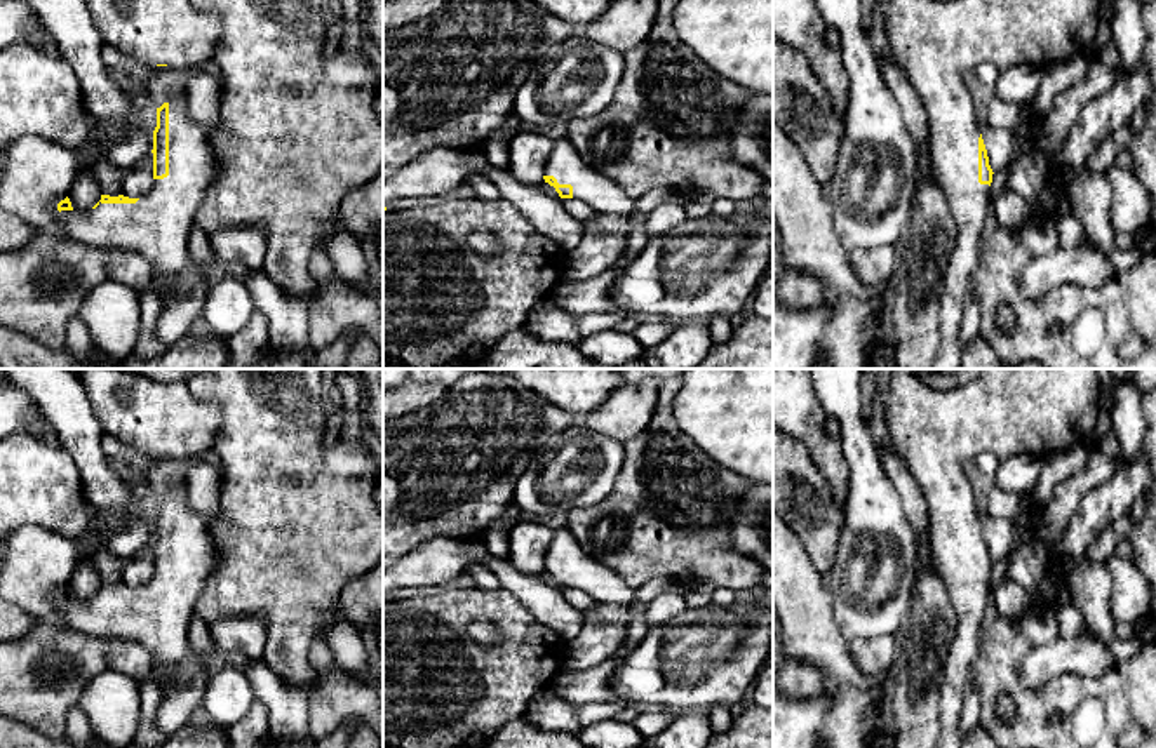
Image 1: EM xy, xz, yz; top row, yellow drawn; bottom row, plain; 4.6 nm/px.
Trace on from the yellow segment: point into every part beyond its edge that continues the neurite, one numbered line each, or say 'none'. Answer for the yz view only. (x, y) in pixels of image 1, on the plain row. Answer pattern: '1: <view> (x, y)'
1: yz (1008, 413)

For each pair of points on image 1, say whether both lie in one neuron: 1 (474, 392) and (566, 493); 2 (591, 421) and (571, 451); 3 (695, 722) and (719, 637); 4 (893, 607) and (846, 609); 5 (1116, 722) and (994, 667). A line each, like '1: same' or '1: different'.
1: different
2: different
3: different
4: same
5: same

